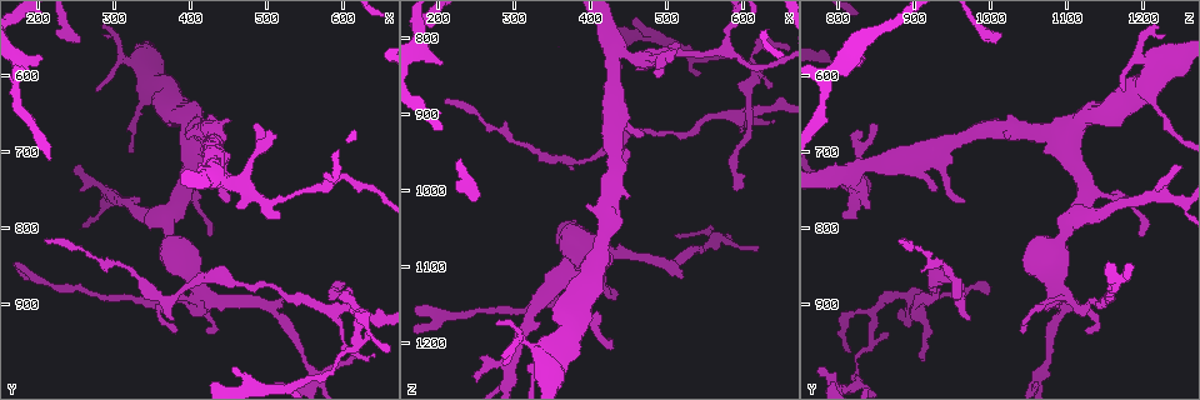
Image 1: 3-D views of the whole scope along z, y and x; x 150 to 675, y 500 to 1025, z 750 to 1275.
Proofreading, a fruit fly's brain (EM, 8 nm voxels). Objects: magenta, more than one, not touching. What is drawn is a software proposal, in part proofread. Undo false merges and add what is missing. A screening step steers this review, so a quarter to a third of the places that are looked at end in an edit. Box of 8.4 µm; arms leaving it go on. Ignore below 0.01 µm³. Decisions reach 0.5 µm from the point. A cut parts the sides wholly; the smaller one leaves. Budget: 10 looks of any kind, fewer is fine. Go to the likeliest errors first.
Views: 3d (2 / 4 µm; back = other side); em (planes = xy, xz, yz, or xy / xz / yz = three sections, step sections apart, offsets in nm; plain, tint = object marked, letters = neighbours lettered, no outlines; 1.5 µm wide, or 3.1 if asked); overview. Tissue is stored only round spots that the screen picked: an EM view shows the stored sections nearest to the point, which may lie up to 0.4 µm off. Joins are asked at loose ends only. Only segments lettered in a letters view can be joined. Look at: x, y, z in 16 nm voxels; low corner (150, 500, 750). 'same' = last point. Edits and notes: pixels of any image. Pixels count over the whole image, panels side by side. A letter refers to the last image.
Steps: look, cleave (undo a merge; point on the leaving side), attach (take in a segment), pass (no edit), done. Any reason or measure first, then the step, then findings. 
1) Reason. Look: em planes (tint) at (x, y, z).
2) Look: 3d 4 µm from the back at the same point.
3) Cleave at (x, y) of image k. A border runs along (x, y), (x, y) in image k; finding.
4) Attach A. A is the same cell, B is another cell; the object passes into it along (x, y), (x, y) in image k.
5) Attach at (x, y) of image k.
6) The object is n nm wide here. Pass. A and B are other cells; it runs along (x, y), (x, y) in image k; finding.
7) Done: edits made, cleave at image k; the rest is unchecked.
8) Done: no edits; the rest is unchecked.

Free end. Look: em xy step 8 (letters) at (205, 580, 835).

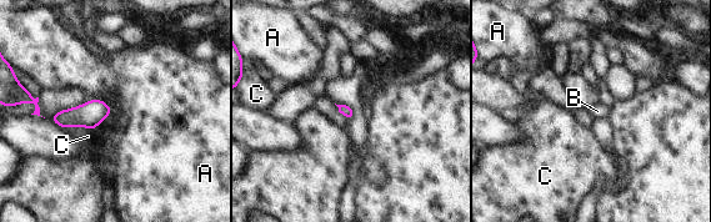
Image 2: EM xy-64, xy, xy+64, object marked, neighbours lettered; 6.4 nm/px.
Another direction. Look: em planes (letters) at the same point.

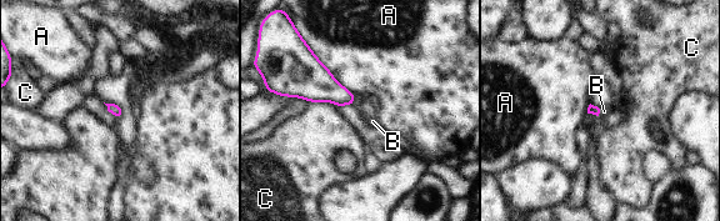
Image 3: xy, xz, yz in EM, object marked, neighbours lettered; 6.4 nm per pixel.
The longest contact is with A, 460 nm. Attach B. B is the same cell, A and C are other cells; the object passes into it along (591, 109), (599, 112), (604, 111) in image 3; it goes on there.

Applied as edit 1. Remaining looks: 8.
Branch stops here. Look: 3d 2 µm at (510, 675, 815).

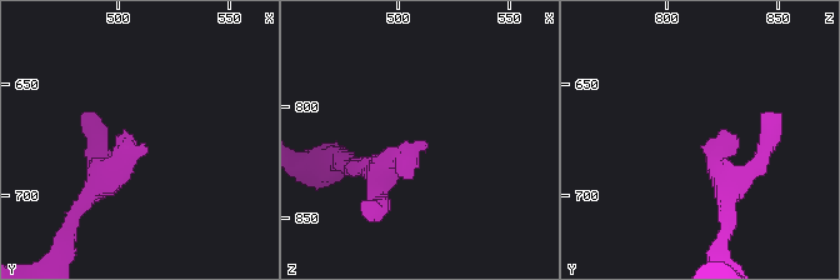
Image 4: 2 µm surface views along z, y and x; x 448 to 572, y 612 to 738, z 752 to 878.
Shape alone is not enough. Look: em yz step 8 (tint) at (512, 679, 814).

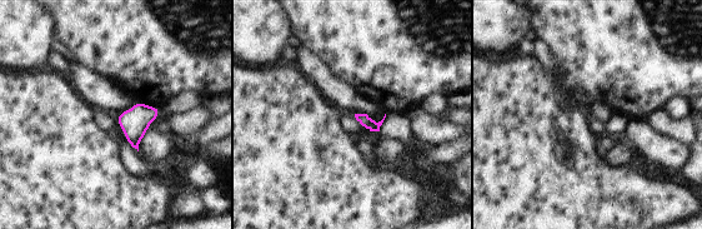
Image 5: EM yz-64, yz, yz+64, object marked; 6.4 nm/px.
Look: em xy step 8 (letters) at the same point.

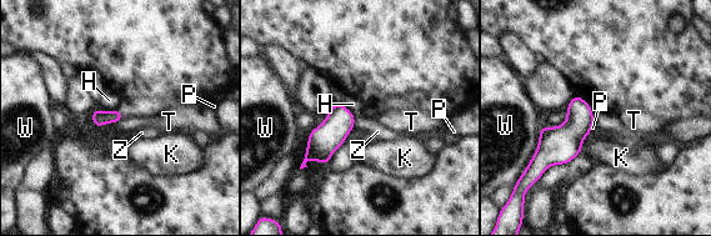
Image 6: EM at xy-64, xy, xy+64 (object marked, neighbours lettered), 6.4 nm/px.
The object is 100 nm wide here. Pass. H, K, P, T, W and Z are other cells; a border runs along (124, 118), (111, 124) in image 6; no lettered segment goes on from it.

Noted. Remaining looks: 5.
Thin end. Look: em yz step 4 (tint) at (425, 815, 1195).

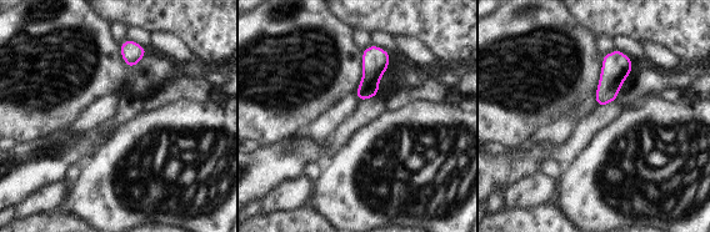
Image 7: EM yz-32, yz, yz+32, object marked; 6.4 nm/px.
Another direction. Look: em planes (letters) at the same point.

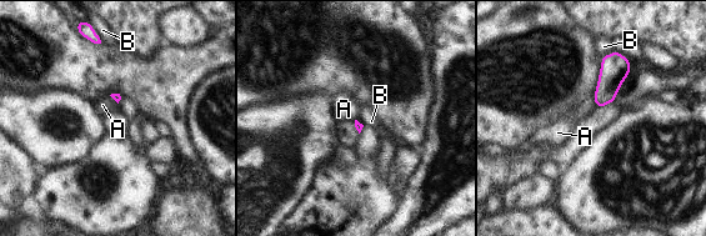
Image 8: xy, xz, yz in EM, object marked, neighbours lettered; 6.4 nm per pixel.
Pass. A and B are other cells; a border runs along (592, 96), (596, 106) in image 8; no lettered segment goes on from it.

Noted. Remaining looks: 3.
Free end. Look: em yz step 8 (tint) at (510, 790, 805).

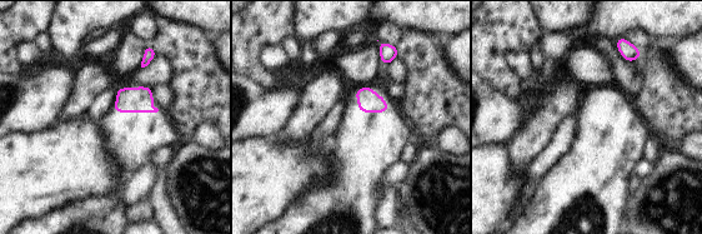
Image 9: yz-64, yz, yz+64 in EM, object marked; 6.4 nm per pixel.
Cut it another way. Look: em planes (letters) at the same point.

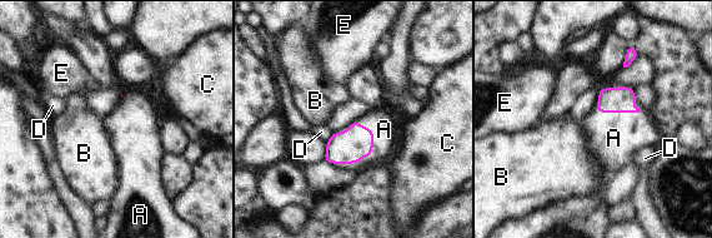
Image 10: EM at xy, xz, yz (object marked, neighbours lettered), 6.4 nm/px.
Attach A. A is the same cell, B, C, D and E are other cells; the object passes into it along (356, 143), (364, 157), (384, 129) in image 10; the neuron continues.

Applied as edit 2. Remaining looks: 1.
Done: edits made, attach at image 3, attach at image 10; the rest is unchecked.

